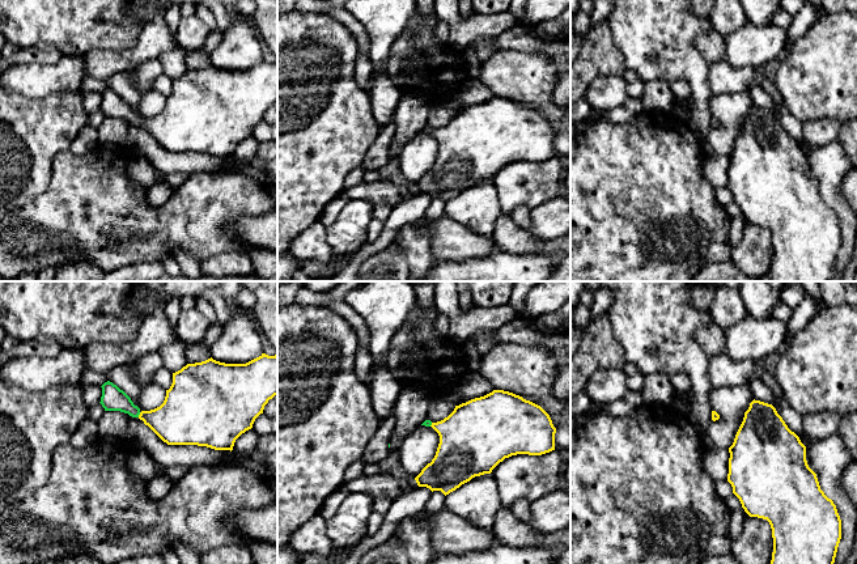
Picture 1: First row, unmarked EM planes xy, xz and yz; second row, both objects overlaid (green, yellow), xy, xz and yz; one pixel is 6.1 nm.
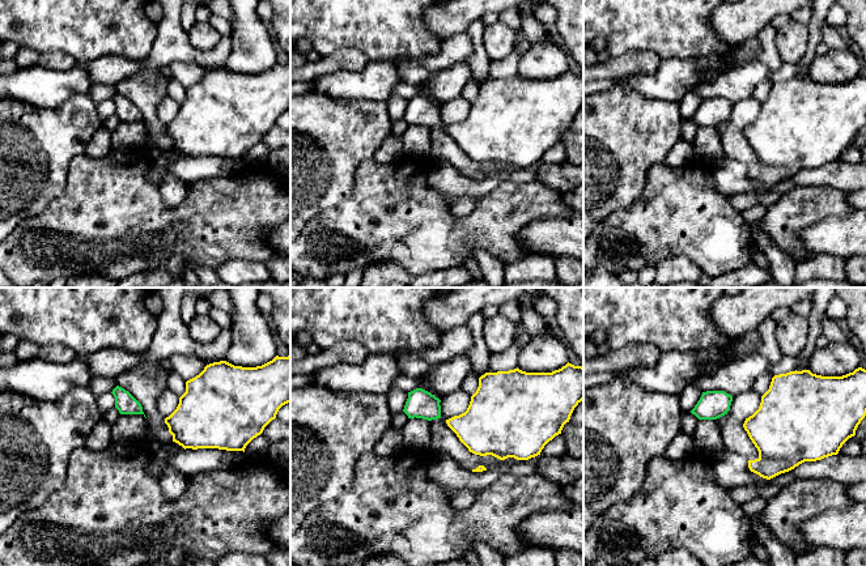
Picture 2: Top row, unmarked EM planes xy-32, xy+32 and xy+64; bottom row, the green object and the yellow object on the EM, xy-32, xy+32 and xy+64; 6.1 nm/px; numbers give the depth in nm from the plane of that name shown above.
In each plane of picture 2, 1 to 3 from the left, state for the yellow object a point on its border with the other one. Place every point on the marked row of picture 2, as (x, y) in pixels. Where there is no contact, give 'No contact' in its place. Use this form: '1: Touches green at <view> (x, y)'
1: No contact
2: No contact
3: No contact

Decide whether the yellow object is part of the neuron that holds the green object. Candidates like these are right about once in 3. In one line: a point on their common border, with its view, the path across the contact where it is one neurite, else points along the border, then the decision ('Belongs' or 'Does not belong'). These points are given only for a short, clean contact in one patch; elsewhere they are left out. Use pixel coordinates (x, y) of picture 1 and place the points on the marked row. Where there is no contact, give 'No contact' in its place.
Touches green at xy (139, 414). Path across: xy (113, 398), (139, 414), (158, 420), (178, 420). Belongs

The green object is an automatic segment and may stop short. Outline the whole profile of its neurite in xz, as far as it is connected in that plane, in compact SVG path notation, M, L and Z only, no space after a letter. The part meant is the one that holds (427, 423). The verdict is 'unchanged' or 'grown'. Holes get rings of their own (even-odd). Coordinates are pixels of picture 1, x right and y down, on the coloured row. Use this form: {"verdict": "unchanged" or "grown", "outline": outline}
{"verdict": "grown", "outline": "M504 390L471 399L455 406L454 411L441 421L425 420L421 425L432 427L440 436L440 444L434 458L415 478L419 487L427 487L432 492L441 491L445 496L470 482L475 476L491 474L505 458L517 454L542 455L555 450L556 428L550 415L538 404Z"}

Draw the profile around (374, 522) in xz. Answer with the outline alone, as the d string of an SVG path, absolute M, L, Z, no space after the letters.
M373 512L368 518L366 538L374 537L382 527L383 521L385 516Z

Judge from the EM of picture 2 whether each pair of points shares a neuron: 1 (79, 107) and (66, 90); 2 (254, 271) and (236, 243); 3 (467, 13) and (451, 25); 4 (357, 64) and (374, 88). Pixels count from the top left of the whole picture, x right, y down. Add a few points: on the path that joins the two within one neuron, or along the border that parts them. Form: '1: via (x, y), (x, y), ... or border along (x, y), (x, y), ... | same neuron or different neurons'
1: border along (86, 94), (75, 94), (58, 105), (43, 107) | different neurons
2: border along (264, 262), (229, 259), (217, 268) | different neurons
3: via (463, 13), (455, 21) | same neuron
4: border along (368, 60), (360, 71), (334, 71), (331, 73) | different neurons

